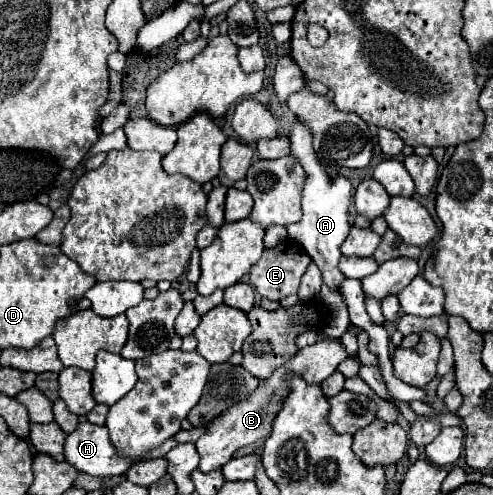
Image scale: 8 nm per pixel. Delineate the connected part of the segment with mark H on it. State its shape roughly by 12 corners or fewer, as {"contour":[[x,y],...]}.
{"contour":[[82,422],[66,438],[66,460],[90,476],[124,474],[106,426]]}

